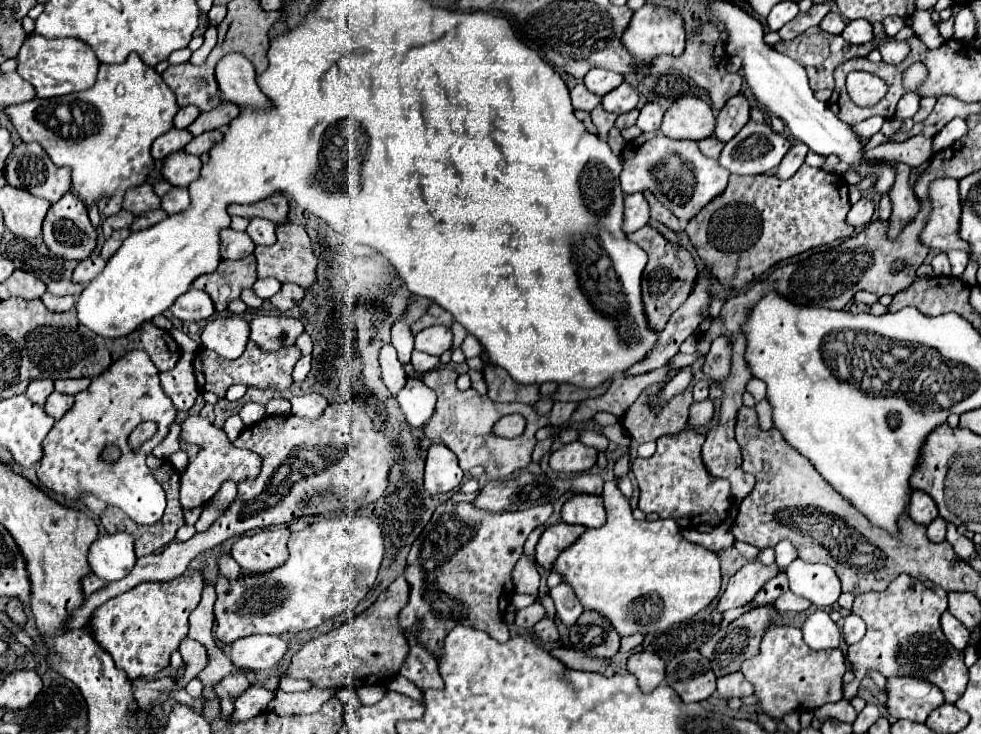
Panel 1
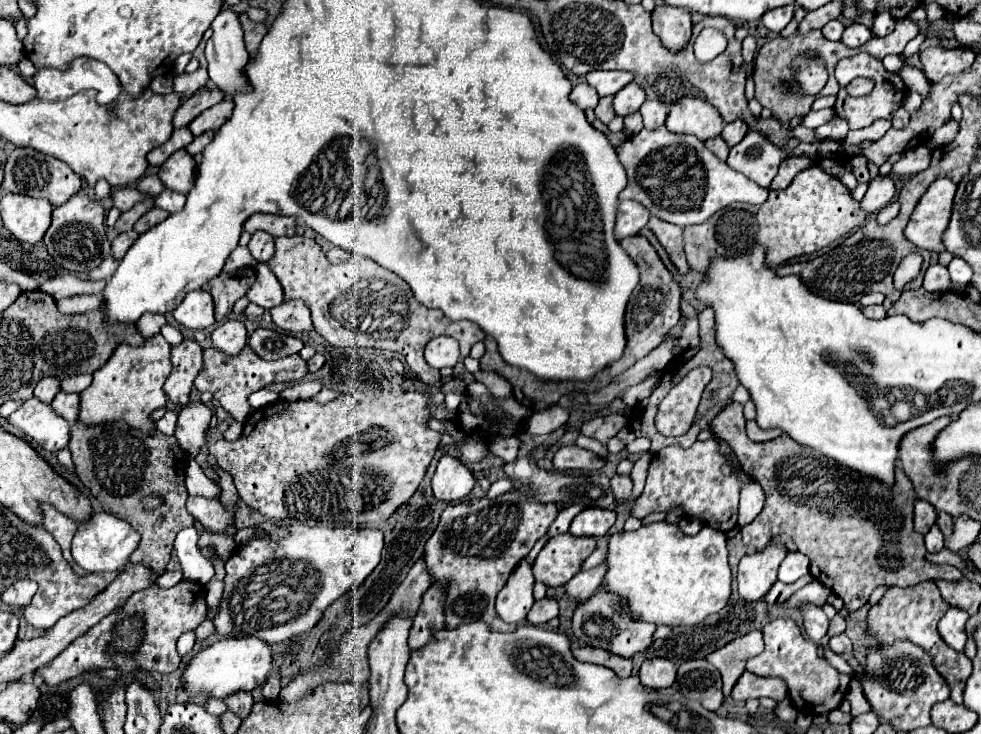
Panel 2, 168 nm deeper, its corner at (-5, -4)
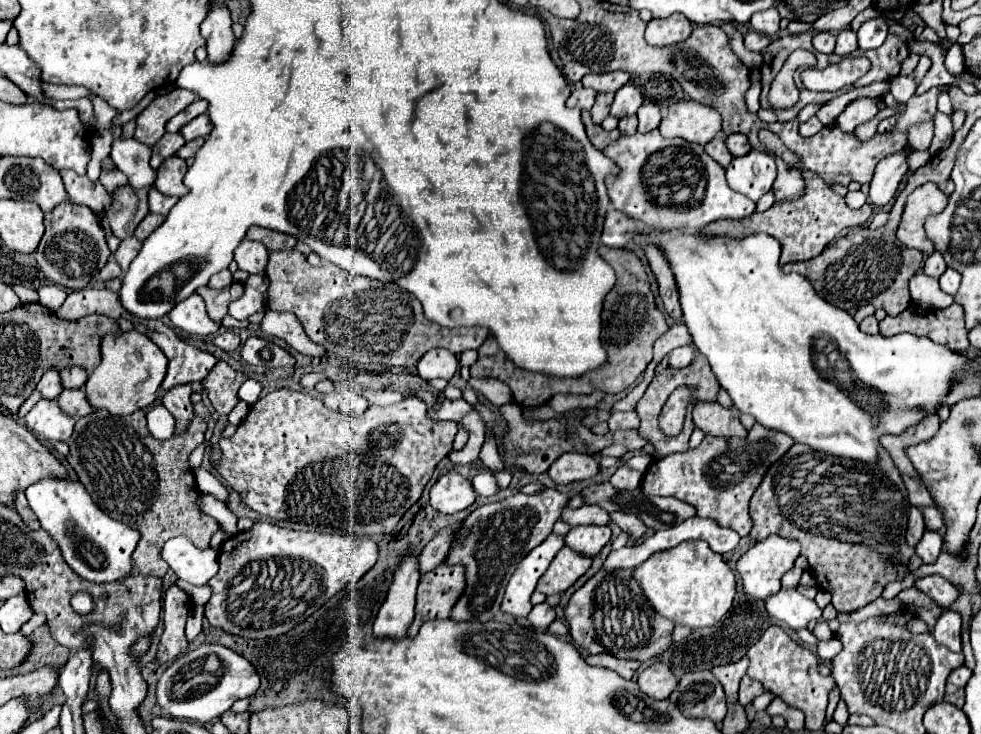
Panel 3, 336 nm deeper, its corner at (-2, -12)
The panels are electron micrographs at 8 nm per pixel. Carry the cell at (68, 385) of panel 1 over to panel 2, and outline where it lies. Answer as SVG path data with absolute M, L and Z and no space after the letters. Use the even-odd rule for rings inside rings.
M80 374L80 376L70 376L70 378L64 378L62 380L62 390L64 392L74 392L74 394L80 394L82 390L86 390L92 382L92 376L90 374Z

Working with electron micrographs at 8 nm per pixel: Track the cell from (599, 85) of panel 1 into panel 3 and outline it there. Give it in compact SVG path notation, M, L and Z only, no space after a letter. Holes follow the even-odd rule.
M605 72L605 74L587 74L581 84L585 88L593 88L597 92L617 92L623 84L629 82L629 72Z

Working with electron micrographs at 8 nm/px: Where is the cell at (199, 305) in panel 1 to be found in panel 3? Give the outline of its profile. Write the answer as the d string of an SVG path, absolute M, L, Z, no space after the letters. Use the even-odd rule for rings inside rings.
M197 292L181 304L175 304L169 312L169 320L183 332L195 336L207 336L219 330L219 324L209 318L205 302Z

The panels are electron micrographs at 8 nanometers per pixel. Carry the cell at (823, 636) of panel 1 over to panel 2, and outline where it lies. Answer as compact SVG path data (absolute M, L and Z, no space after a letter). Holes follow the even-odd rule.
M806 606L802 610L804 614L804 628L806 628L806 634L812 642L820 642L826 632L828 632L828 626L830 626L830 620L826 618L824 610L822 608L816 608L816 606Z

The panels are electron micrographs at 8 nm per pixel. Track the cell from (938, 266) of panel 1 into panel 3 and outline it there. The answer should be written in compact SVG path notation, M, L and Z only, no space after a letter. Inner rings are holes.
M933 252L923 264L923 272L927 276L933 276L933 278L939 278L945 270L947 270L947 264L945 264L945 260L943 260L943 256L939 252Z

